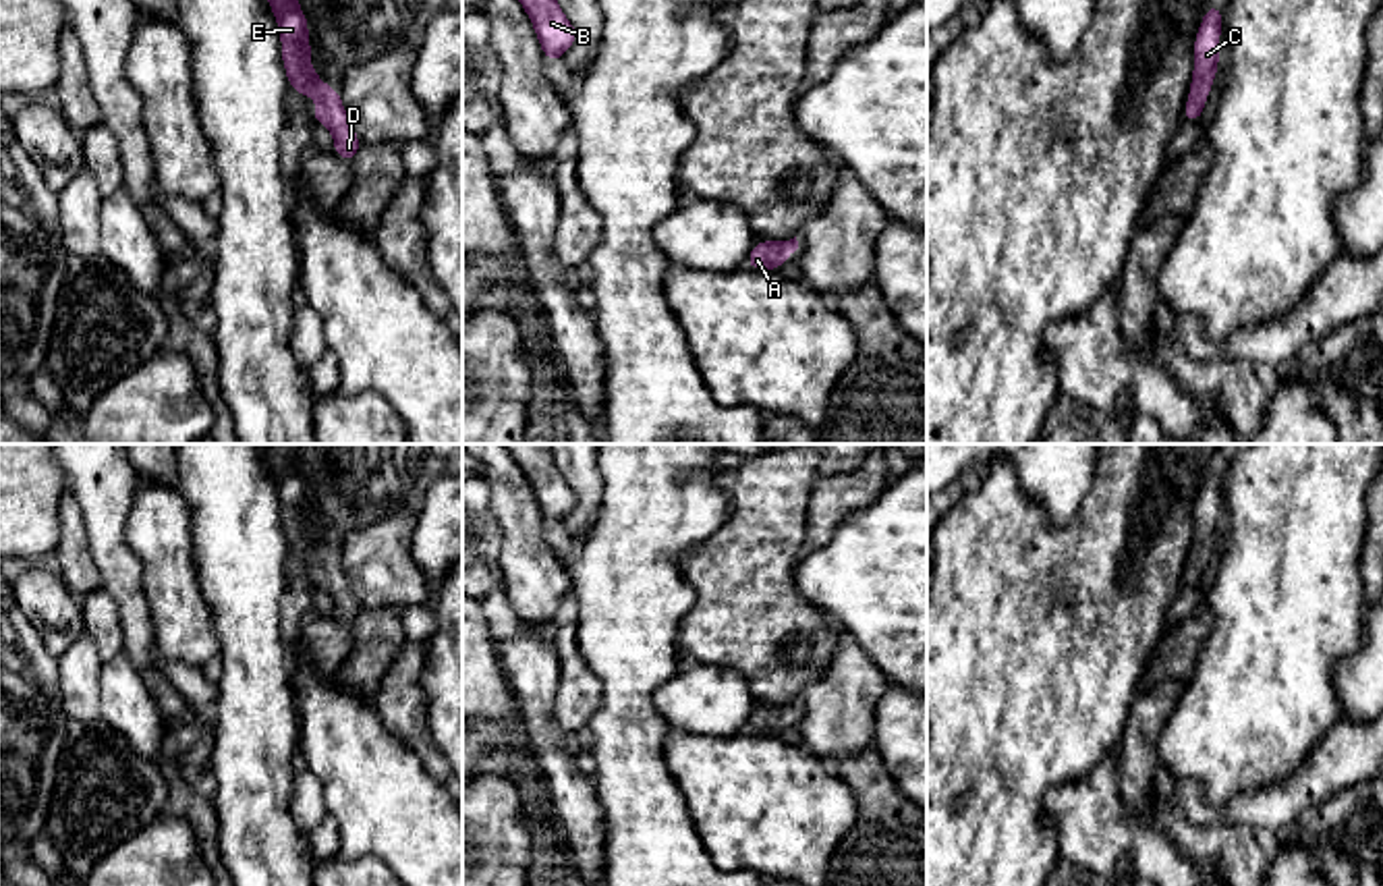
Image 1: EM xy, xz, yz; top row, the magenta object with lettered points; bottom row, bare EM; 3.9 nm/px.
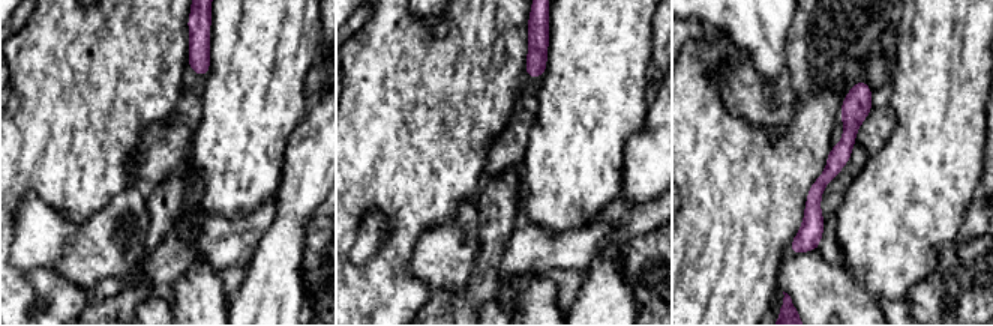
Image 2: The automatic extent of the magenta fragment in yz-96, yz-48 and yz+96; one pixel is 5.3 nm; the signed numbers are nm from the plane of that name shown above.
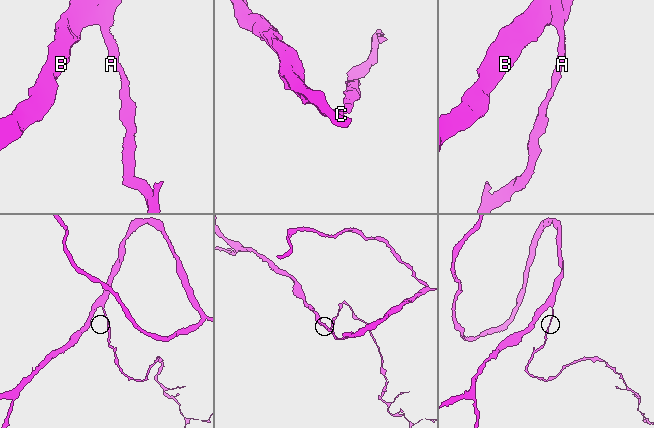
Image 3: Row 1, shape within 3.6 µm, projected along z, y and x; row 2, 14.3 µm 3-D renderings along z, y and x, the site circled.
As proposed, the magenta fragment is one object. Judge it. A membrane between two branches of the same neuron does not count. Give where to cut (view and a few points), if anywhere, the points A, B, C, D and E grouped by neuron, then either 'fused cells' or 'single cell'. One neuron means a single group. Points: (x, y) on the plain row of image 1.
cut none; groups A B C D E; single cell

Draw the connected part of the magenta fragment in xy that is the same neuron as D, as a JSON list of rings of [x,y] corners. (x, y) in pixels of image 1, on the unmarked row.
[[[265,444],[263,459],[278,483],[288,552],[299,556],[305,564],[309,564],[313,556],[317,558],[317,575],[311,579],[311,587],[323,587],[334,598],[332,614],[344,627],[352,629],[361,604],[344,577],[340,556],[336,556],[334,550],[321,548],[321,537],[309,533],[309,521],[315,513],[305,508],[309,488],[297,467],[297,448],[288,444],[290,452],[286,456],[276,456],[276,448],[278,444]]]

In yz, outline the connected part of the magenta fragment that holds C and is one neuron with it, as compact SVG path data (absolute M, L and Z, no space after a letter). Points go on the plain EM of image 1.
M1209 469L1201 486L1194 504L1194 537L1192 550L1188 552L1190 566L1182 571L1182 585L1201 587L1207 569L1207 558L1213 552L1215 535L1219 525L1219 500L1221 500L1223 473L1219 469Z

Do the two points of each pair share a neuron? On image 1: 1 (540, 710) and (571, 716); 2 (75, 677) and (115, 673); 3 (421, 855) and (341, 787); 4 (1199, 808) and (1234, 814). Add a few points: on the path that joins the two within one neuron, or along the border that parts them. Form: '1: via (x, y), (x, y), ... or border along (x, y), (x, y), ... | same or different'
1: border along (558, 665), (554, 721), (565, 733) | different
2: border along (104, 662), (98, 716) | different
3: via (401, 835), (361, 795) | same
4: via (1207, 814), (1226, 814) | same

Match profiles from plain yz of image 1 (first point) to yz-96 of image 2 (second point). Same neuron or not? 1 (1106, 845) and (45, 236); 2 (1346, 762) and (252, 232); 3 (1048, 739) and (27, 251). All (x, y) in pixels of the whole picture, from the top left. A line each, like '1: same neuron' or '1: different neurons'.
1: same neuron
2: same neuron
3: different neurons

